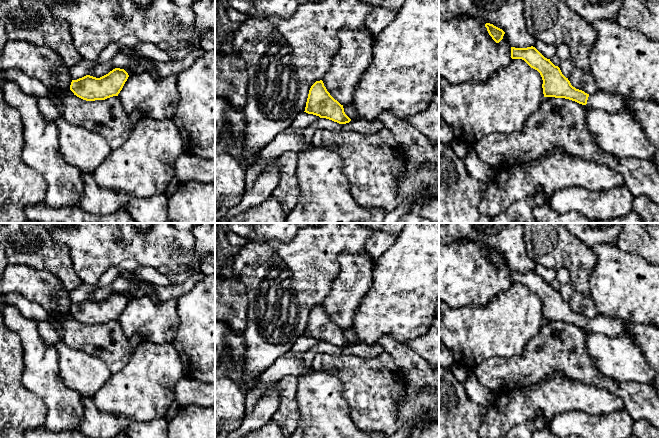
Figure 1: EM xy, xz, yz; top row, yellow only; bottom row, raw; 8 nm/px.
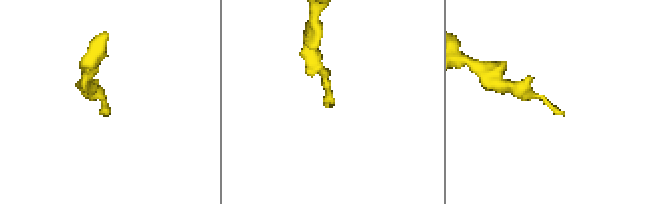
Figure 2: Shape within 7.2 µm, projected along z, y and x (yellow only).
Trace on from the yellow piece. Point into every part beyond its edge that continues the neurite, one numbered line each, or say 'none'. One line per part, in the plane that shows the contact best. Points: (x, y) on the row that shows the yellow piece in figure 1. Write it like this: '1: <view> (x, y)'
1: yz (610, 102)

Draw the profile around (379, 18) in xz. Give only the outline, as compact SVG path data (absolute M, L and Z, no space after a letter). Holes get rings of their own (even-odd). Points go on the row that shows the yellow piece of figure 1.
M374 8L367 16L367 28L376 36L395 19L396 14L396 11L386 8Z

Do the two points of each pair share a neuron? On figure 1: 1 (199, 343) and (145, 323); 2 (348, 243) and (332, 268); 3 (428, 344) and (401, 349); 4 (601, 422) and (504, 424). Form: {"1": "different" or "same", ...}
{"1": "different", "2": "same", "3": "different", "4": "different"}

